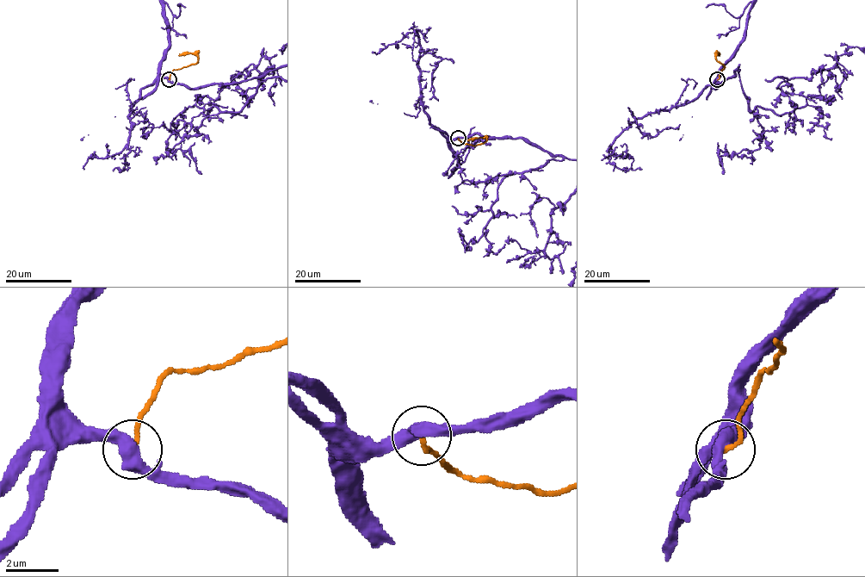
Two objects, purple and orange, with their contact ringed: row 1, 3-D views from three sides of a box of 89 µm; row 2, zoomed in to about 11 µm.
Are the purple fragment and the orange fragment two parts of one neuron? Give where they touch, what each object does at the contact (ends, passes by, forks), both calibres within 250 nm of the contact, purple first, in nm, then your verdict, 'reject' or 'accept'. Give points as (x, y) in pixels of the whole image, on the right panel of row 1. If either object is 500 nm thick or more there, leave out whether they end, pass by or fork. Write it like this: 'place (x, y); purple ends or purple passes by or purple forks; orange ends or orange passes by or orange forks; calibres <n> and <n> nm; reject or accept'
place (717, 79); purple passes by; orange ends; calibres 460 and 170 nm; reject

